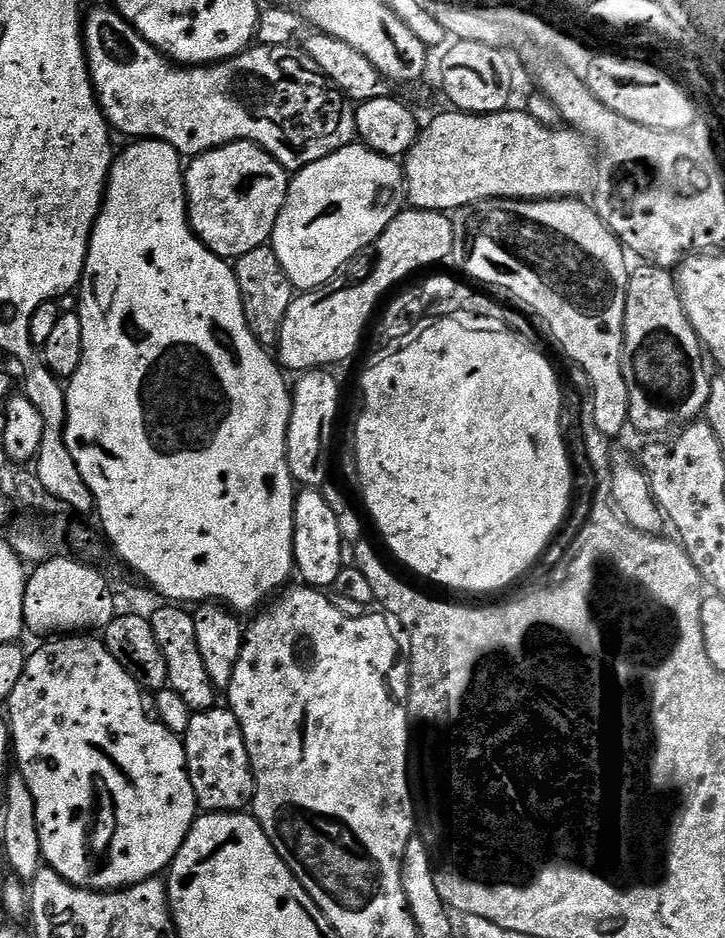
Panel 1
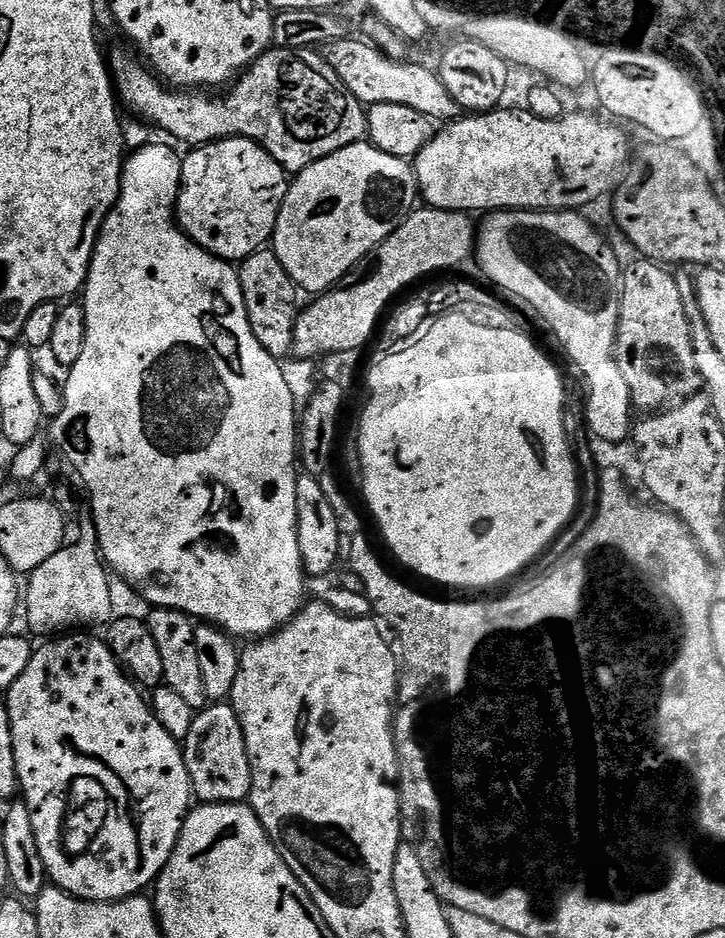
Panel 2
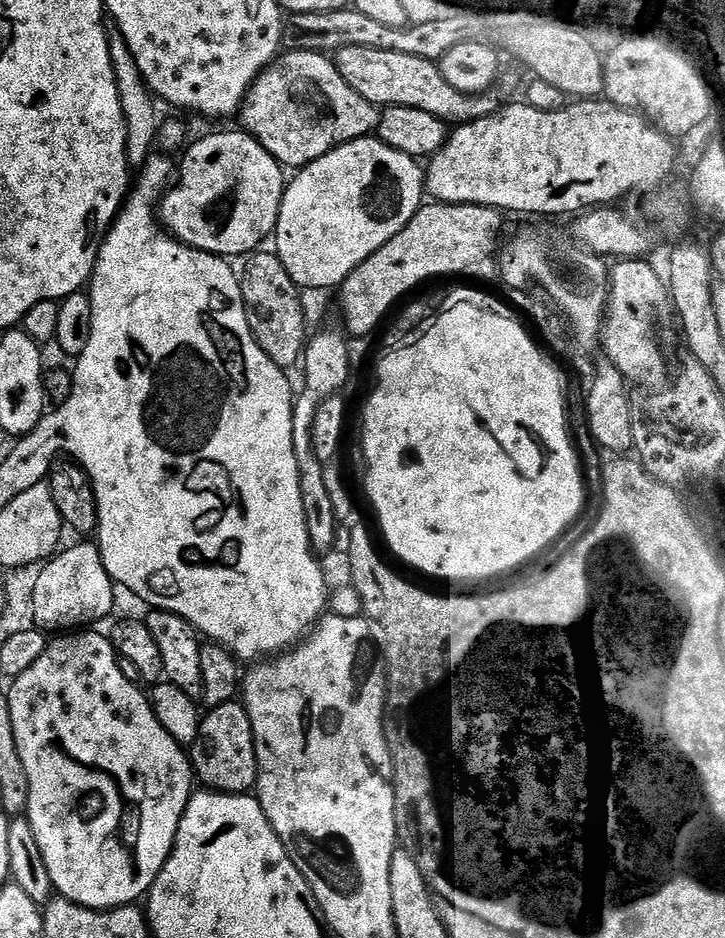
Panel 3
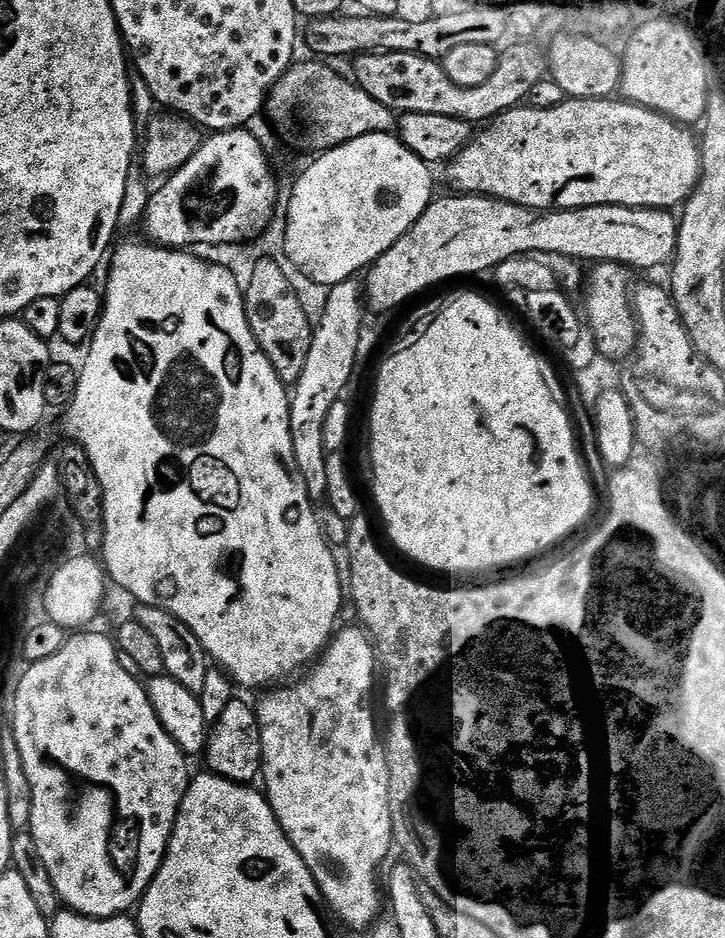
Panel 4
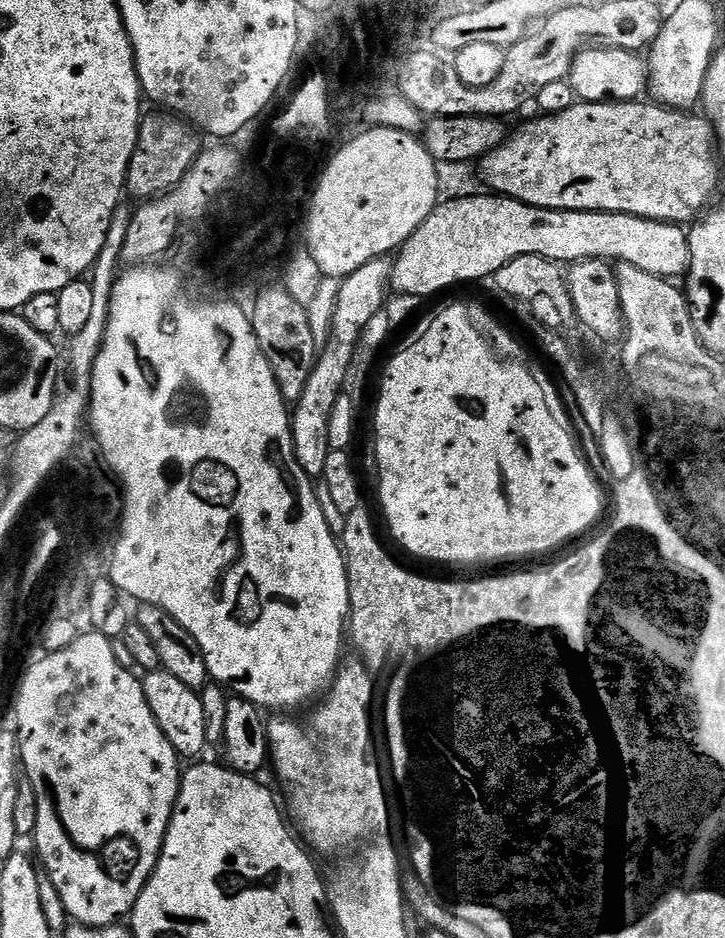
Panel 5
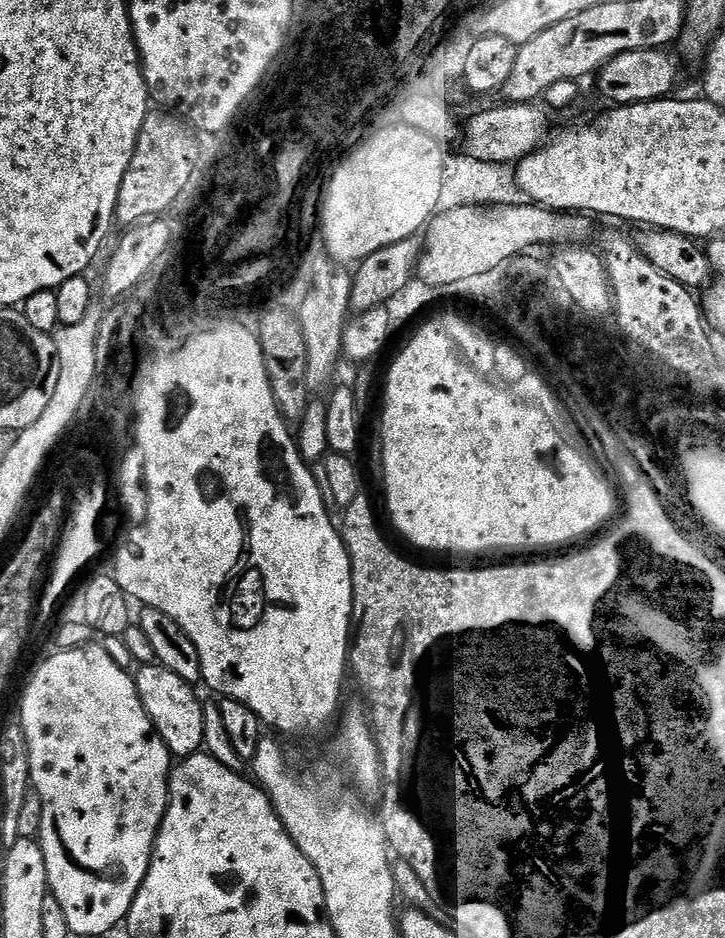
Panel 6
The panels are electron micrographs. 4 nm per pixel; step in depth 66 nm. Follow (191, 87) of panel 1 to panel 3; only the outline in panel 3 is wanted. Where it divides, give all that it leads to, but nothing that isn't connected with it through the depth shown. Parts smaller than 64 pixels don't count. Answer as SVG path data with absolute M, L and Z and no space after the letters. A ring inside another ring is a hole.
M288 50L277 56L253 82L238 120L244 123L240 123L243 131L261 143L285 169L299 170L343 144L371 137L380 127L380 113L381 109L366 102L358 90L350 90L350 82L338 74L335 63L325 53Z

